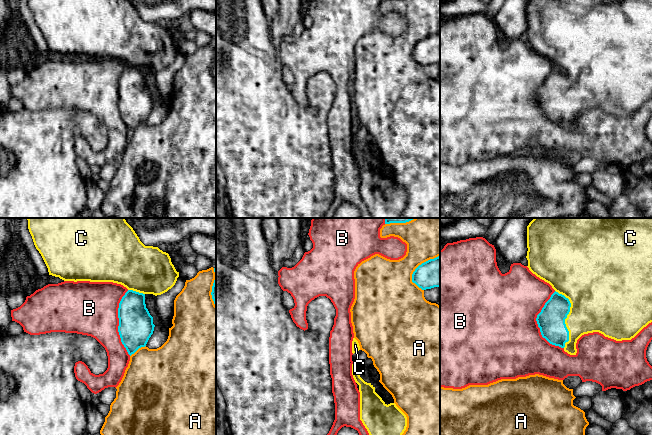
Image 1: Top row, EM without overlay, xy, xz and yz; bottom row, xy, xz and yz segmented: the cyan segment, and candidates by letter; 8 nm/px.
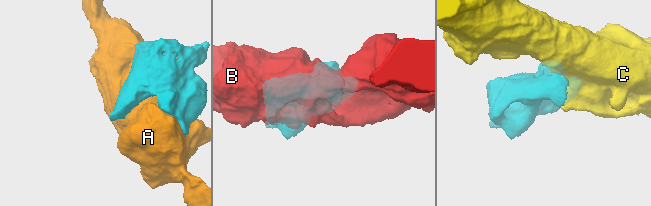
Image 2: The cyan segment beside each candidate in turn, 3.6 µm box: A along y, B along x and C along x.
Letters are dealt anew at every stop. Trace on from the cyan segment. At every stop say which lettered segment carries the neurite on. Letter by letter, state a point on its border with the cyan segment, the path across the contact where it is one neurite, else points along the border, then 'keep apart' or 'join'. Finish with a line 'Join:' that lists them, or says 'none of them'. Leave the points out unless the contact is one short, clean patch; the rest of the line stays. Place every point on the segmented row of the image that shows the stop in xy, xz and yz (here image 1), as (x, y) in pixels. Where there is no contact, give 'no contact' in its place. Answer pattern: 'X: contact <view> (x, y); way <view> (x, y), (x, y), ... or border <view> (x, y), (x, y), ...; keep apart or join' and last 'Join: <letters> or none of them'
A: contact xz (416, 268); keep apart
B: contact yz (537, 323); keep apart
C: contact yz (566, 317); join
Join: C

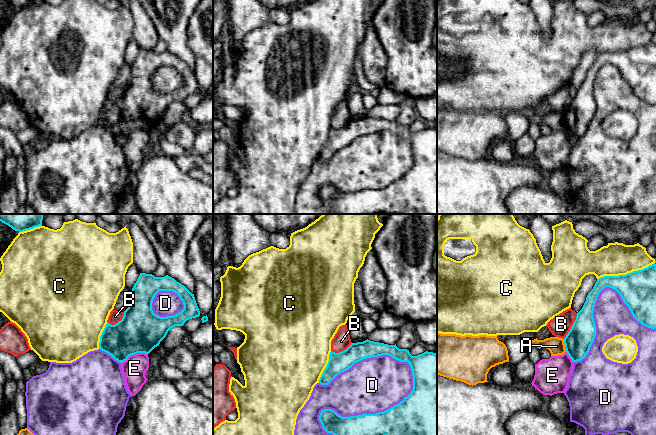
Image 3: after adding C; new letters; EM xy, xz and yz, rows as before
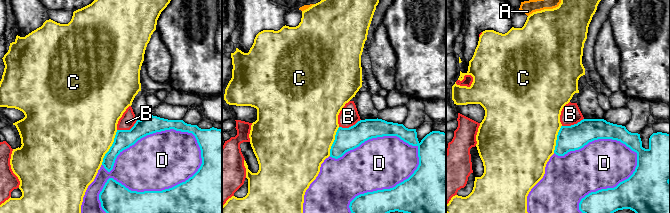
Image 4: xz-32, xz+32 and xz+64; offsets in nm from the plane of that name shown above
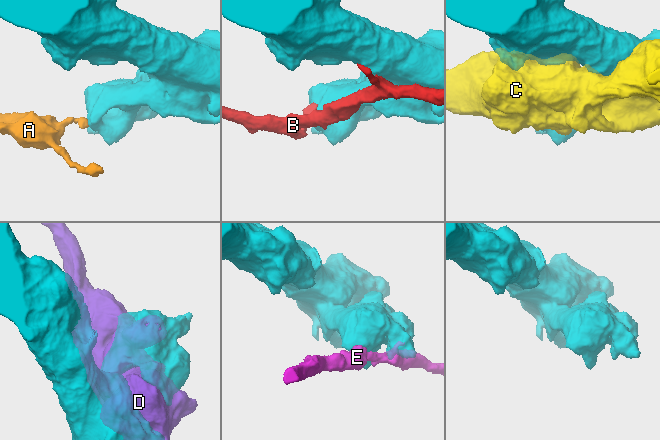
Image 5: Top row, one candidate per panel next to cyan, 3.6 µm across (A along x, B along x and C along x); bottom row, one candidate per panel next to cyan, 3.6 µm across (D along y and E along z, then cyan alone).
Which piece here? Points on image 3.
A: contact yz (565, 345); border yz (563, 339), (566, 351); keep apart
B: contact yz (572, 326); border yz (577, 313), (570, 330), (563, 338); keep apart
C: contact yz (626, 274); keep apart
D: contact xz (371, 414); keep apart
E: contact xy (134, 354); keep apart
Join: none of them

